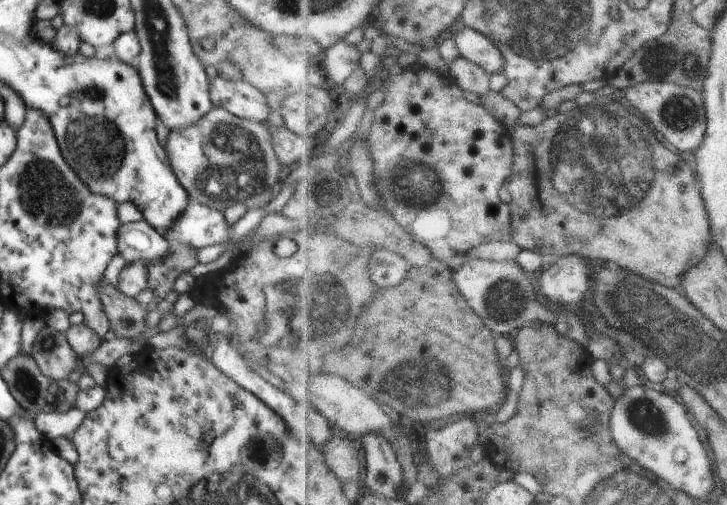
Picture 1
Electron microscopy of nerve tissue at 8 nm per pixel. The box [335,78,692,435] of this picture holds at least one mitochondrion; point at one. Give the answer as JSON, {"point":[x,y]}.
{"point":[601,162]}

